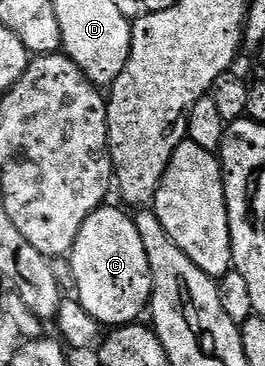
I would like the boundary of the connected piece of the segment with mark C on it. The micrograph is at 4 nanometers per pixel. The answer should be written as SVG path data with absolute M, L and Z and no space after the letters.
M99 206L74 240L72 253L72 278L76 281L75 297L86 308L94 321L104 328L115 328L135 323L140 313L149 309L152 300L152 278L146 248L135 226L131 213L123 214L116 206Z

